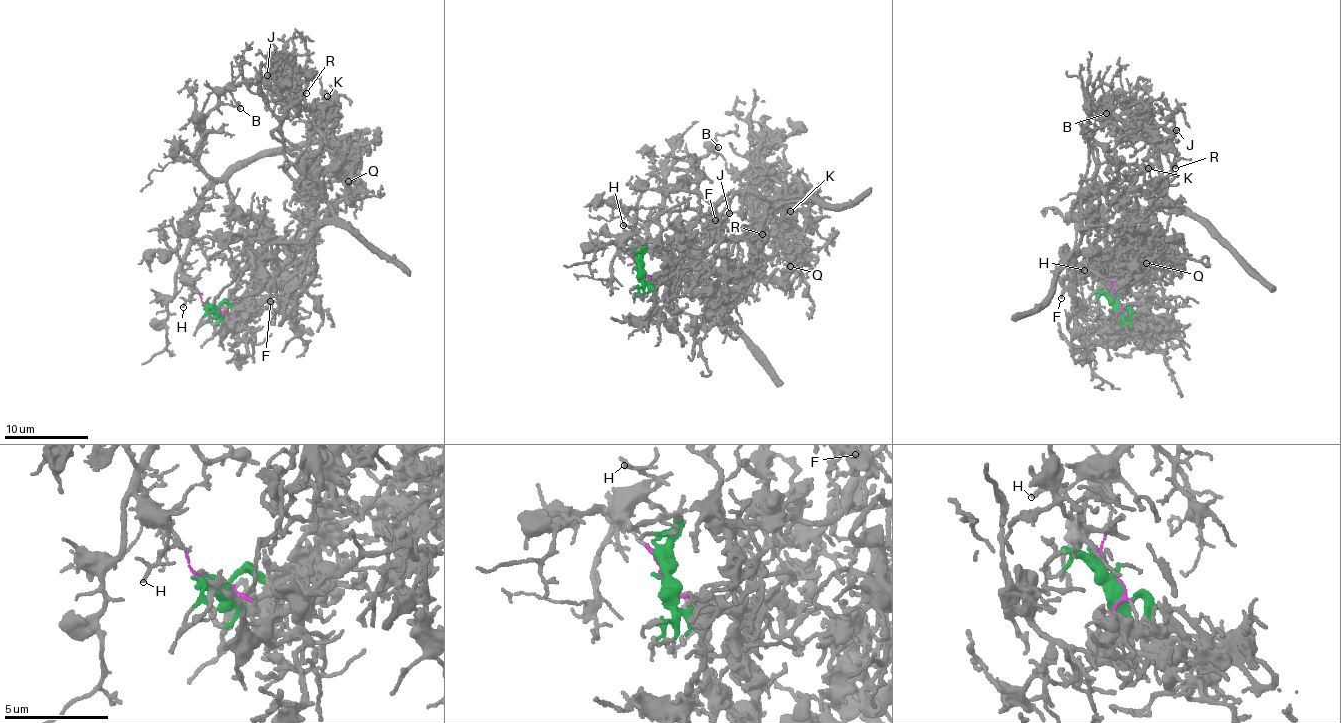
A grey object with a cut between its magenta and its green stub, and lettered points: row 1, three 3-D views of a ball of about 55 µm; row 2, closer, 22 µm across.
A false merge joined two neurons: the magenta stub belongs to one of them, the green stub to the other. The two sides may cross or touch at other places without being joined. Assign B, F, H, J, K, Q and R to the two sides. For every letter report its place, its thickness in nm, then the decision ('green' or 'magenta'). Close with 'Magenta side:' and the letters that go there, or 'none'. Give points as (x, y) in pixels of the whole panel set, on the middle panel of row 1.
B: at (718, 147); 140 nm thick; magenta
F: at (715, 220); 160 nm thick; green
H: at (623, 225); 120 nm thick; magenta
J: at (729, 213); 160 nm thick; green
K: at (790, 211); 130 nm thick; green
Q: at (790, 266); 130 nm thick; green
R: at (762, 234); 90 nm thick; green
Magenta side: B, H

